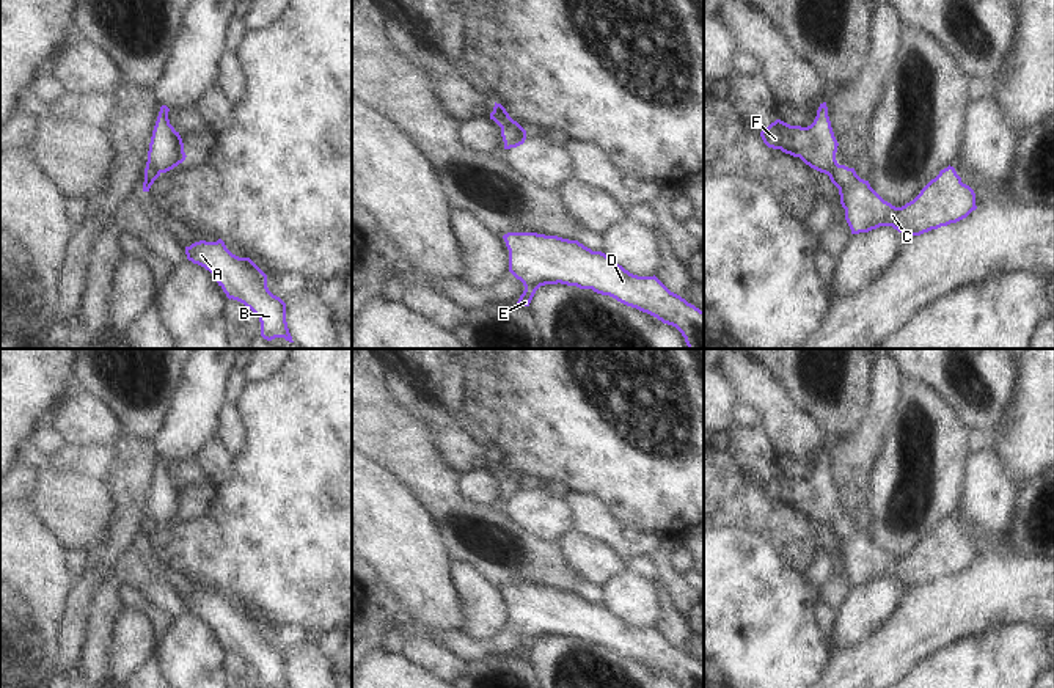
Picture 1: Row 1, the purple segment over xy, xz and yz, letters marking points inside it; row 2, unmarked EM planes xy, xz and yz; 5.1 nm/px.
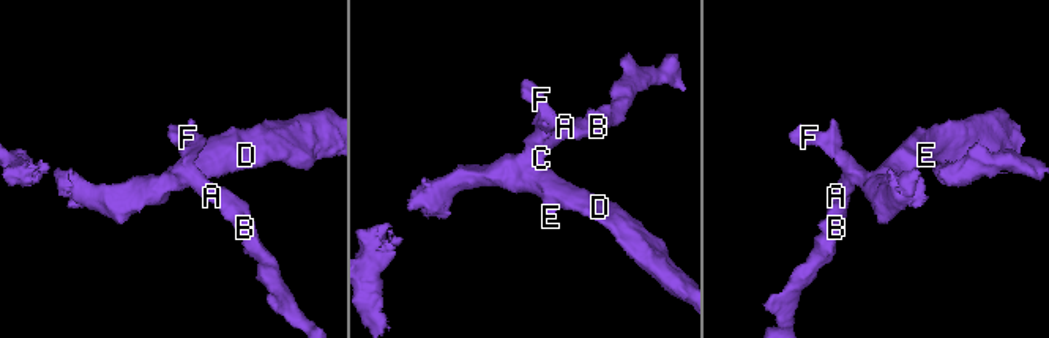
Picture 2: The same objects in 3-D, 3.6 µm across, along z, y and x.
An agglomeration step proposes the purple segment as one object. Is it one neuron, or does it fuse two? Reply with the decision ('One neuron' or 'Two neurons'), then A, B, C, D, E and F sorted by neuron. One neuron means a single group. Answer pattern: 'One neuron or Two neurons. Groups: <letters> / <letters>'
One neuron. Groups: A B C D E F

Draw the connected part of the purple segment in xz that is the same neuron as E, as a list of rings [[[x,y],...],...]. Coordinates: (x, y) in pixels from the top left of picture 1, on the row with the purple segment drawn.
[[[507,232],[503,239],[509,250],[509,272],[525,286],[517,305],[529,306],[536,291],[545,284],[561,283],[592,289],[675,327],[685,338],[688,349],[704,349],[704,311],[671,292],[655,275],[633,275],[605,253],[592,251],[578,240],[537,232]]]

